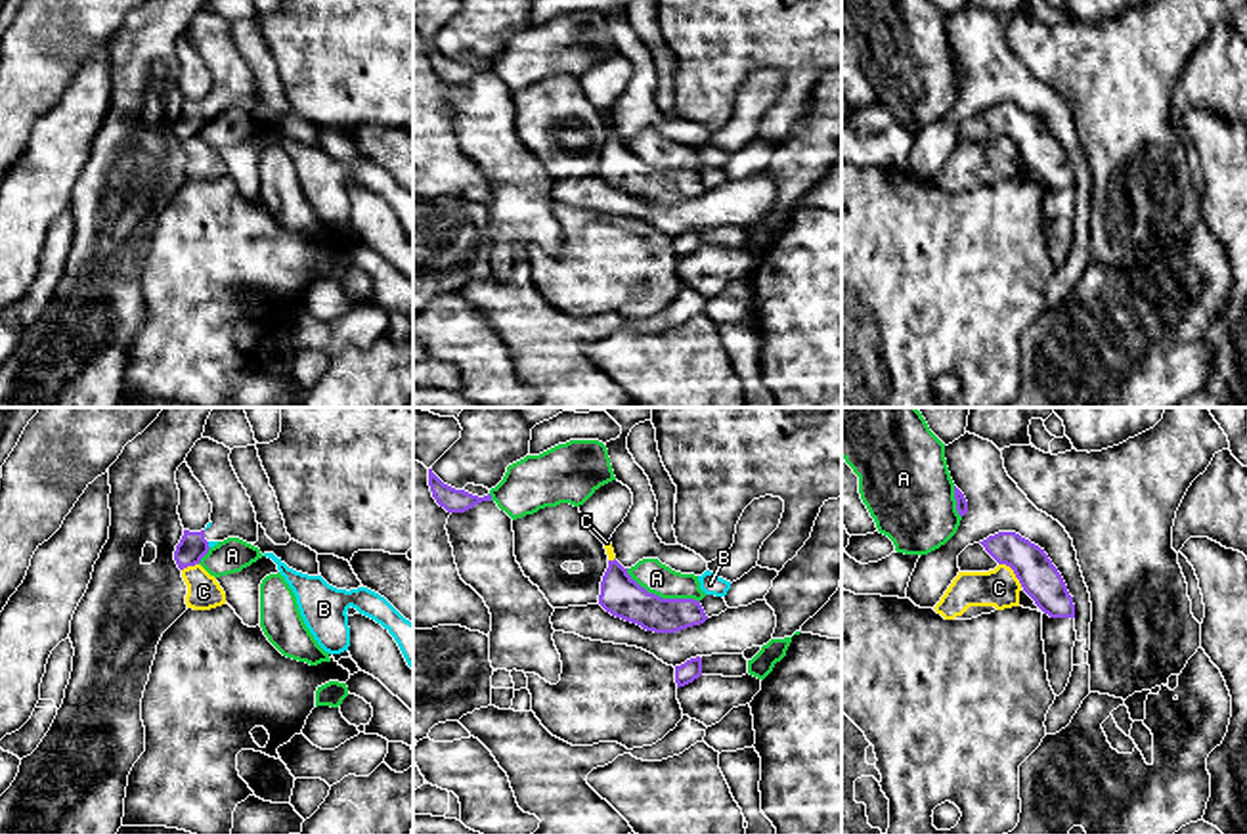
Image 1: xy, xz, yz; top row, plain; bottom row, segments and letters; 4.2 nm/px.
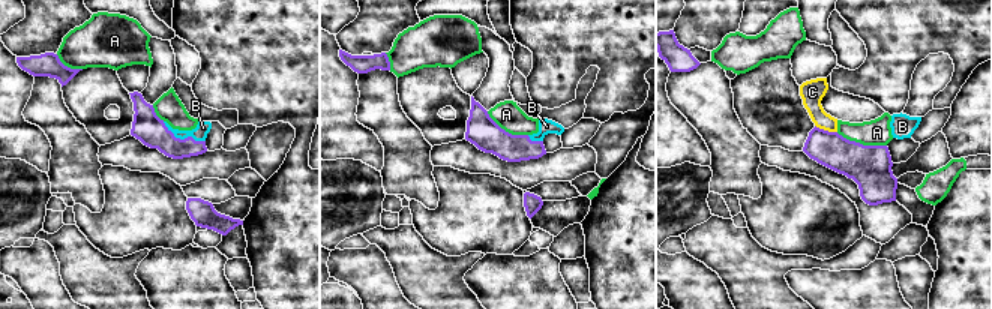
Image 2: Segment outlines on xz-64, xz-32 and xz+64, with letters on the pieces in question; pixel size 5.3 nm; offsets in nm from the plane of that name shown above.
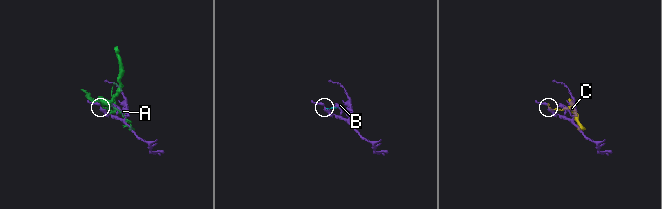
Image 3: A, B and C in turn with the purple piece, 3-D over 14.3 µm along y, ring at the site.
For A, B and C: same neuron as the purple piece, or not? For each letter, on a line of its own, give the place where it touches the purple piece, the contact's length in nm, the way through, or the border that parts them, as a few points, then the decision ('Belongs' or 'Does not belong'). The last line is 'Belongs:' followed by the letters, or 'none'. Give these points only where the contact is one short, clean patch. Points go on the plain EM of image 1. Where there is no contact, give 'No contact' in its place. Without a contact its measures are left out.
A: Touches purple at xz (660, 169). Shared border 340 nm. Does not belong
B: Touches purple at xy (207, 117). Shared border 30 nm. Belongs
C: Touches purple at yz (1014, 144). Shared border 140 nm. Does not belong
Belongs: B

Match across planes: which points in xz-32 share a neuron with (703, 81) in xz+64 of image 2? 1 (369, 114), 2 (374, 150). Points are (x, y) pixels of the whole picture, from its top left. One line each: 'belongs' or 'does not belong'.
1: belongs
2: does not belong

